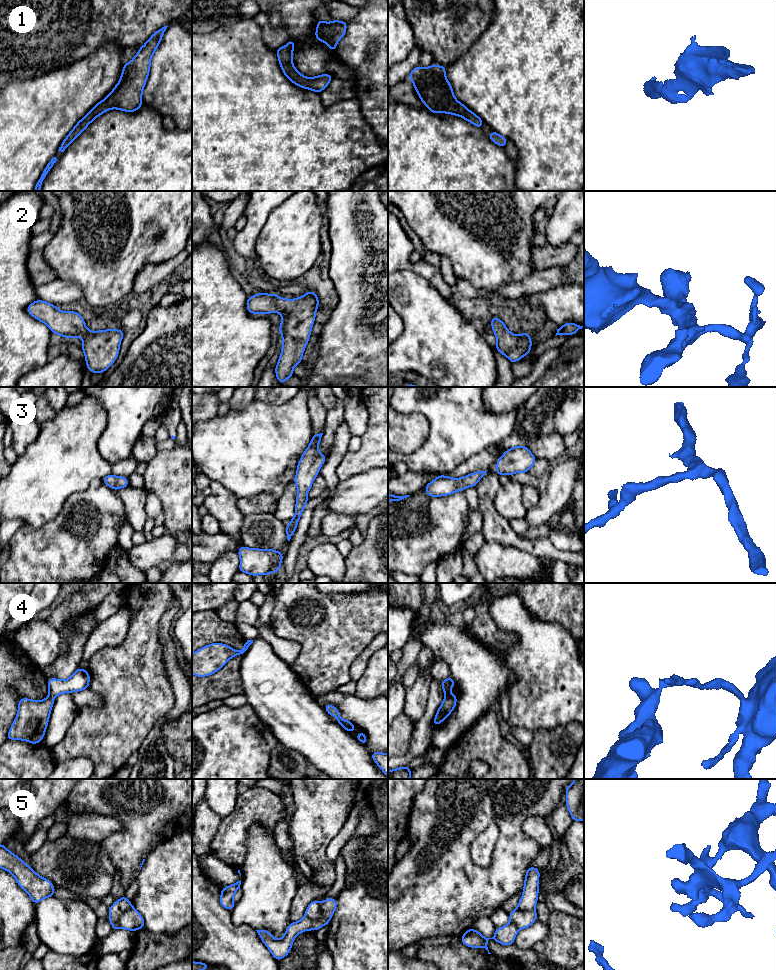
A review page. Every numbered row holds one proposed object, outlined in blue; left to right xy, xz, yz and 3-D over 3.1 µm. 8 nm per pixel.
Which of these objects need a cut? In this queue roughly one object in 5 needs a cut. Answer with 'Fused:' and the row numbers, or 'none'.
Fused: 4, 5

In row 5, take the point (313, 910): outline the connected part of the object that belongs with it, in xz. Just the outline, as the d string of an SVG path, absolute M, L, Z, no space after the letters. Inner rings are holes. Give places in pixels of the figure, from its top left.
M317 900L312 901L306 908L305 916L318 918L321 914L320 903Z

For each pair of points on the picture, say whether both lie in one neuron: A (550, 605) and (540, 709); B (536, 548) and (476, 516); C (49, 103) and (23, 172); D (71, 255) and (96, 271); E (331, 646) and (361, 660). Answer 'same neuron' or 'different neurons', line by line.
A: different neurons
B: different neurons
C: same neuron
D: same neuron
E: different neurons

